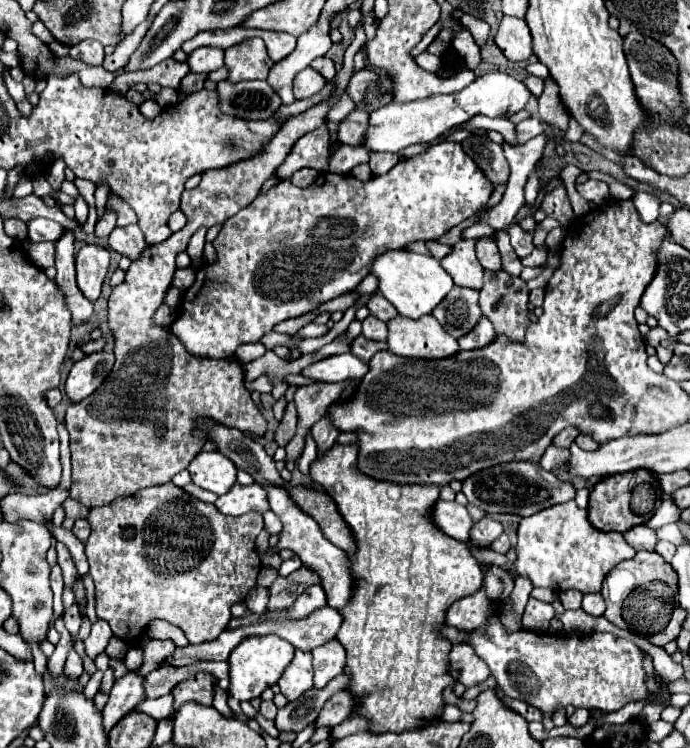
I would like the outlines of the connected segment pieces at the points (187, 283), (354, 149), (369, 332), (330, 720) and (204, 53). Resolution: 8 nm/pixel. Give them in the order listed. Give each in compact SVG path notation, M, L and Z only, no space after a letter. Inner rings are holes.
M186 268L186 270L176 270L172 286L176 286L178 290L188 290L192 286L192 282L194 282L194 270Z
M340 144L330 158L328 170L336 172L336 174L348 174L354 166L358 166L362 162L368 162L368 158L370 158L370 152L364 146Z
M372 314L362 322L362 336L366 336L368 340L386 340L388 328L382 320L374 318Z
M340 690L338 694L328 698L328 702L320 710L318 718L314 720L314 728L334 728L334 726L338 726L340 722L344 722L348 718L352 708L354 708L352 694Z
M198 48L194 50L188 60L192 72L212 72L224 66L224 50L222 48Z

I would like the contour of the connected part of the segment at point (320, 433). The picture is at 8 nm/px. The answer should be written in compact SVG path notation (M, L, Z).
M324 414L324 416L312 426L312 438L316 440L316 446L318 446L320 452L330 450L330 448L334 446L334 442L336 442L338 434L340 434L340 430L332 424L332 420L330 420L328 414Z

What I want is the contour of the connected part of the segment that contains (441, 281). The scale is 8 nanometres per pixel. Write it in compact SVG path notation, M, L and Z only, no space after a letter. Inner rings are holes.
M408 250L380 254L374 260L372 272L378 276L378 282L380 282L378 292L394 304L400 316L406 316L412 320L432 314L432 310L442 302L442 298L446 298L446 294L454 286L450 274L446 274L446 270L440 266L436 258L422 256L422 254L408 252Z

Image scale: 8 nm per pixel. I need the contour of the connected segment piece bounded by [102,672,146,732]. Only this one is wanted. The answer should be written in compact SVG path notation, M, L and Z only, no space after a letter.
M128 672L124 678L114 682L114 686L110 690L110 698L102 710L104 732L110 732L112 726L120 718L124 718L136 704L146 700L146 698L142 698L142 678L144 676Z

